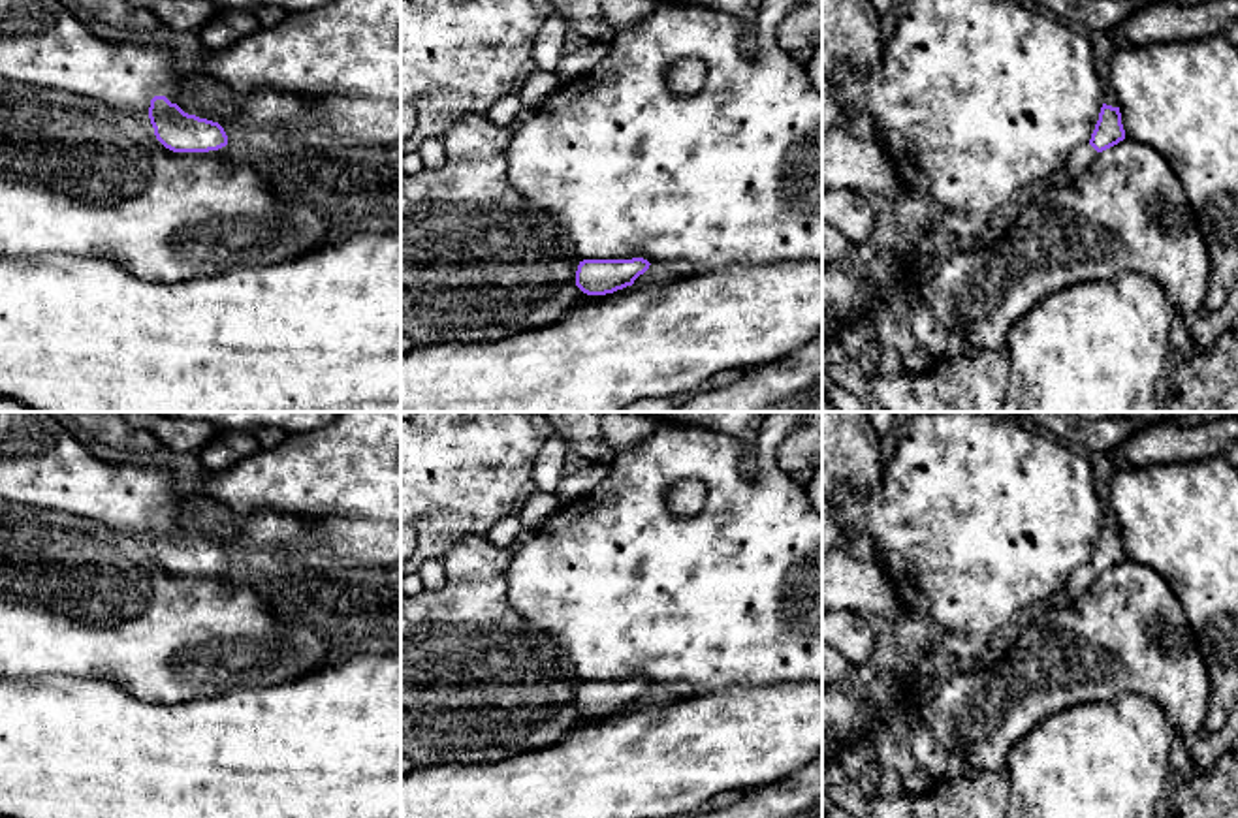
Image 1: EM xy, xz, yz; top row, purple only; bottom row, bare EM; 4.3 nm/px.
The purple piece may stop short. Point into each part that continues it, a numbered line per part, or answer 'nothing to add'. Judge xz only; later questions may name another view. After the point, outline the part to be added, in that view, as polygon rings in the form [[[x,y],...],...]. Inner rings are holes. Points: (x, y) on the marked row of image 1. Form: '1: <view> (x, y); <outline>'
nothing to add

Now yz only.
1: yz (1084, 155); [[[1089,143],[1080,145],[1065,164],[1065,181],[1074,182],[1089,167],[1095,156],[1097,150]]]

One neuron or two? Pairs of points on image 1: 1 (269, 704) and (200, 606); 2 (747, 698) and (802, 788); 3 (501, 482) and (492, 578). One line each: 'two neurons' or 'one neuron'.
1: two neurons
2: two neurons
3: two neurons

